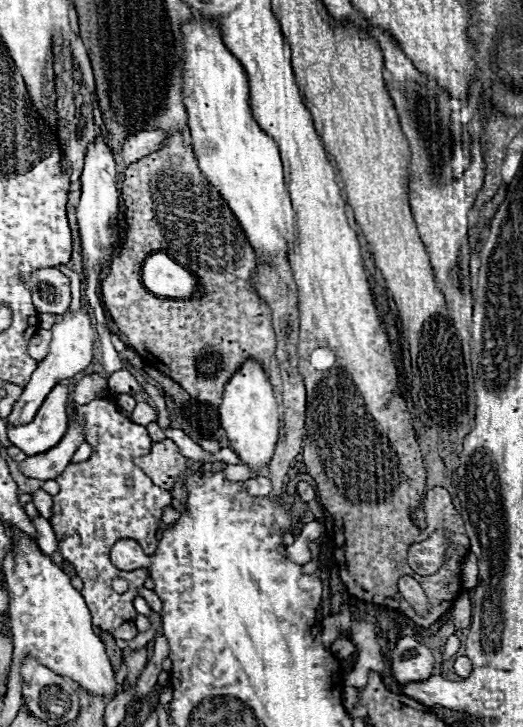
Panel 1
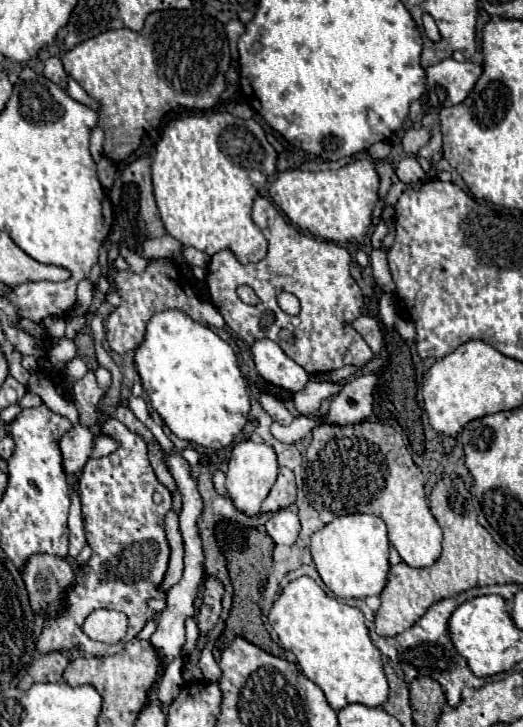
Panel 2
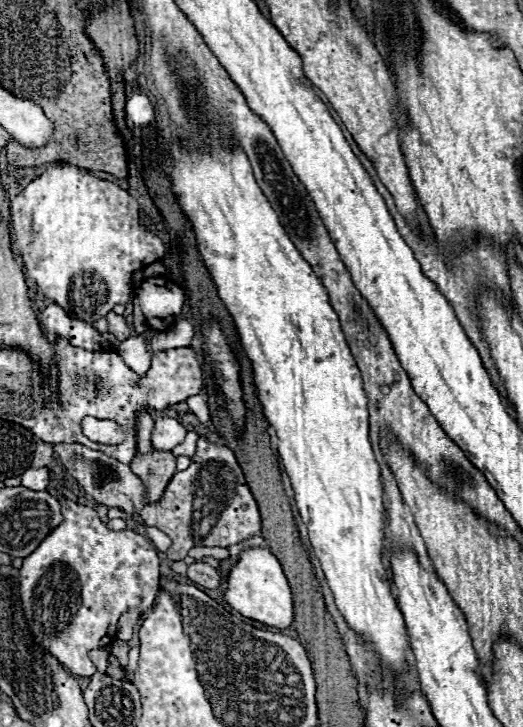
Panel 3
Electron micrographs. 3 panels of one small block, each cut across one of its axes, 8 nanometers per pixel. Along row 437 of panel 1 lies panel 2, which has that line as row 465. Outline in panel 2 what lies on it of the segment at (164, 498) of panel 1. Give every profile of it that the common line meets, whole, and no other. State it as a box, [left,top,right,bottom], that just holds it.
[36,418,172,656]

